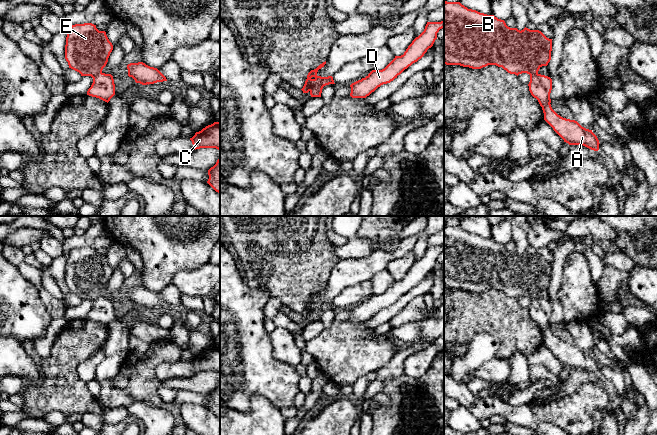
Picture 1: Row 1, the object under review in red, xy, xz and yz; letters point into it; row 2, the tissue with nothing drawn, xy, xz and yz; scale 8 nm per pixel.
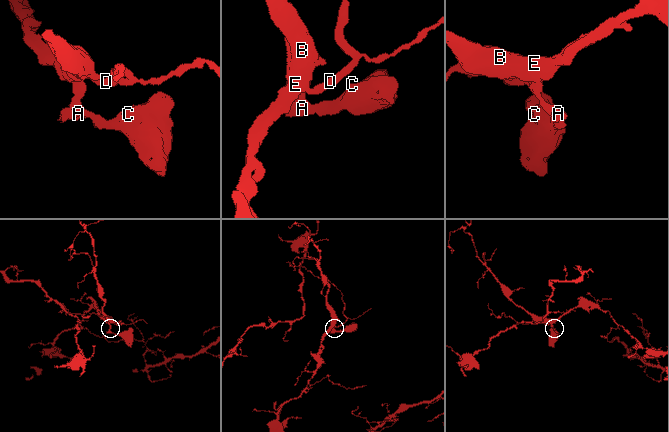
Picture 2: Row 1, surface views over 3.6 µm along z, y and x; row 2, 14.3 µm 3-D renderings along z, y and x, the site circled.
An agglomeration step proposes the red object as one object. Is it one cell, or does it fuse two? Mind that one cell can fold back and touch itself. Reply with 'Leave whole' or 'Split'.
Split

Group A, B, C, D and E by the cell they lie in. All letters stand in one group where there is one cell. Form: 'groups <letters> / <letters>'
groups A C / B D E

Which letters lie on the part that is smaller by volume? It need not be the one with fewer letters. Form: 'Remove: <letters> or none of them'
Remove: A, C

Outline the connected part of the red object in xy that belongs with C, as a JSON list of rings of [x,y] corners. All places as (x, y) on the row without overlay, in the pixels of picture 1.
[[[214,346],[190,362],[194,373],[216,372],[220,374],[220,346]]]

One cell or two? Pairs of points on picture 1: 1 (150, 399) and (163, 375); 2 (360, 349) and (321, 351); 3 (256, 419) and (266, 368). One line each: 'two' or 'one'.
1: two
2: one
3: two

